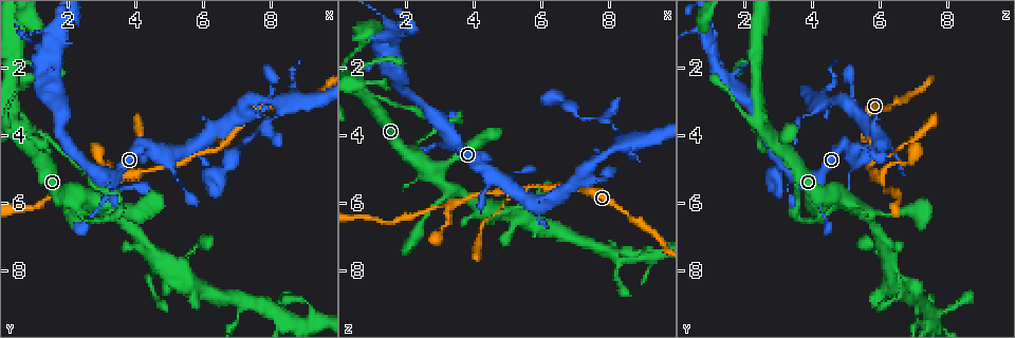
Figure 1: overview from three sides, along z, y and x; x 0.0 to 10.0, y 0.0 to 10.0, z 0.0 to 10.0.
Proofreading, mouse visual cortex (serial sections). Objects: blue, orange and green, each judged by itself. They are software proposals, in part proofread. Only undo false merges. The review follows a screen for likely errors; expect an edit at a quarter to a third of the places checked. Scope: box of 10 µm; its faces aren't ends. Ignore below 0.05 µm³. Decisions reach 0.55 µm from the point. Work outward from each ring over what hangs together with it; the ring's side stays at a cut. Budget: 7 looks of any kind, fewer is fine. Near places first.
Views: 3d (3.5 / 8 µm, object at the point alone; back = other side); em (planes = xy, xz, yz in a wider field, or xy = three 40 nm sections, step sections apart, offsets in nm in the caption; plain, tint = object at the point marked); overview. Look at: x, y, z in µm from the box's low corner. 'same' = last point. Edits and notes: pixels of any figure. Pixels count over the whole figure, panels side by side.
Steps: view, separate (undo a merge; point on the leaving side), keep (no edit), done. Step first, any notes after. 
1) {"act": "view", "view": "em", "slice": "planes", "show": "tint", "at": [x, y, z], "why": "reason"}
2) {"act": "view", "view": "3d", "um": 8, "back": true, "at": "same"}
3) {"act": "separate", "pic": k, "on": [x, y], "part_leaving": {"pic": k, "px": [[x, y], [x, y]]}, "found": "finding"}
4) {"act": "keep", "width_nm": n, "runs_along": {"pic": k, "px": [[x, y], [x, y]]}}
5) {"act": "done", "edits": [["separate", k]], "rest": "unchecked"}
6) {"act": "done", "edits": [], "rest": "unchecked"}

{"act": "view", "view": "3d", "um": 3.5, "at": [5.20, 4.90, 5.75], "why": "three arms meet"}

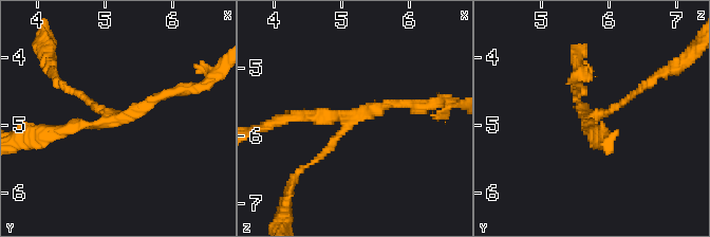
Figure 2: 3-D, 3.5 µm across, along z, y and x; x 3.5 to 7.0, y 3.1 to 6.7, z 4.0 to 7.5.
{"act": "view", "view": "em", "slice": "xy", "step": 2, "show": "tint", "at": [5.15, 4.90, 5.70], "arms": 3, "arm_widths_nm": [100, 150, 150]}

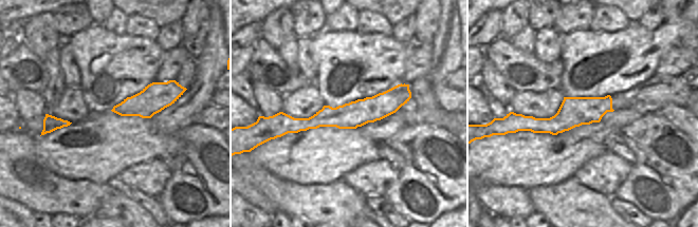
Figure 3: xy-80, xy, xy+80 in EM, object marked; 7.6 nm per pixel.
{"act": "keep", "width_nm": 200, "runs_along": {"pic": 2, "px": [[176, 90], [125, 116], [47, 129]]}, "found": "all the same cell"}

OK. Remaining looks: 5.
{"act": "view", "view": "3d", "um": 3.5, "at": [3.35, 5.30, 6.00], "why": "abrupt turn"}

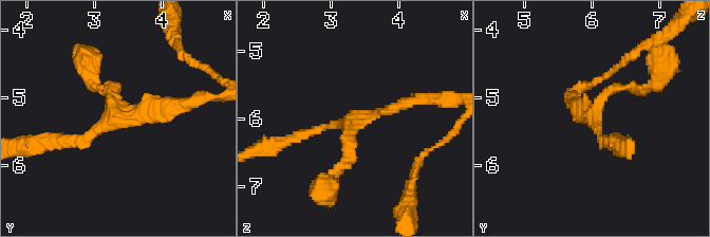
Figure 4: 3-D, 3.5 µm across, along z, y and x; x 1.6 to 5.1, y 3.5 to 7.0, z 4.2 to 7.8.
{"act": "view", "view": "em", "slice": "xy", "step": 1, "show": "tint", "at": [3.25, 5.35, 6.00], "arms": 3, "arm_widths_nm": [150, 150, 200]}

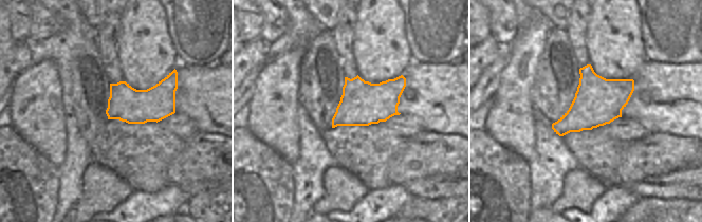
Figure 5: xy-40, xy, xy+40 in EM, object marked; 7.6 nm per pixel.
{"act": "keep", "runs_along": {"pic": 4, "px": [[175, 102], [52, 141]]}, "found": "continuous, no second cell"}

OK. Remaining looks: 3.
{"act": "view", "view": "3d", "um": 3.5, "at": [2.25, 6.20, 4.45], "why": "thick turns thin"}

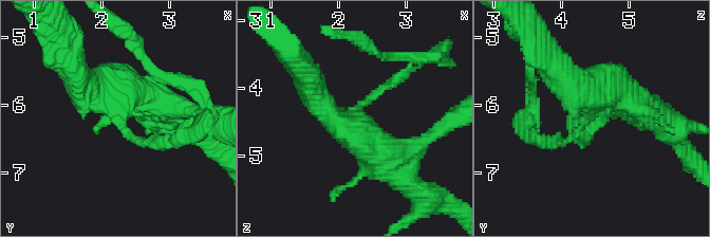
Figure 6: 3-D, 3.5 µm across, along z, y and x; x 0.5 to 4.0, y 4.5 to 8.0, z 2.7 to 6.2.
{"act": "view", "view": "em", "slice": "xy", "step": 1, "show": "tint", "at": [2.25, 6.25, 4.40], "arms": 3, "arm_widths_nm": [150, 400, 600]}

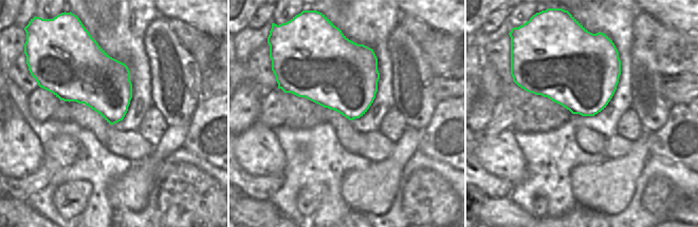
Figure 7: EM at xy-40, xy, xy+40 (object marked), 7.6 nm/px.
{"act": "view", "view": "em", "slice": "xy", "step": 3, "show": "tint", "at": "same", "why": "cut it another way"}

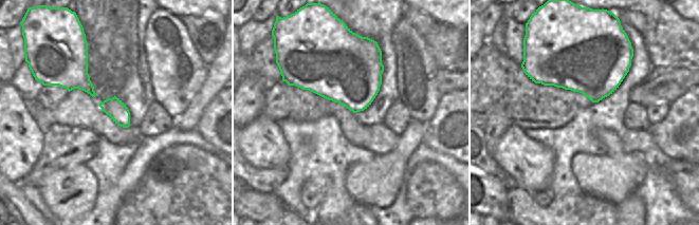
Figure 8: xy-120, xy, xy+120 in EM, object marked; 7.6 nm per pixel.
{"act": "separate", "pic": 6, "on": [396, 79], "part_leaving": {"pic": 6, "px": [[370, 99], [412, 65], [444, 56]]}, "found": "two cells meet here"}

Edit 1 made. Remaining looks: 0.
{"act": "done", "edits": [["separate", 6]], "rest": "unchecked"}

